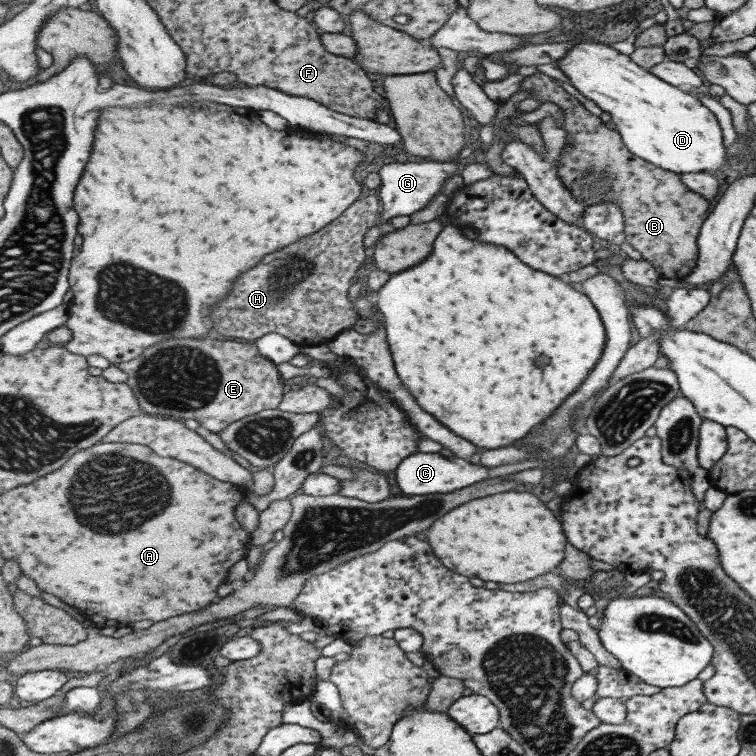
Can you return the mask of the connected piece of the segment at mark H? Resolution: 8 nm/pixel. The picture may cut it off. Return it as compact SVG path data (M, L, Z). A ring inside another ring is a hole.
M369 195L354 202L341 217L319 232L305 236L305 239L285 250L269 254L257 268L249 270L249 274L237 280L231 298L221 302L219 310L213 312L212 317L216 322L213 332L223 337L246 342L254 342L270 332L278 332L294 340L300 346L313 346L313 344L327 343L333 340L339 332L352 329L359 318L349 300L351 278L355 276L355 272L367 258L363 238L369 232L369 228L373 228L379 222L379 215L383 210L381 204L379 197Z

